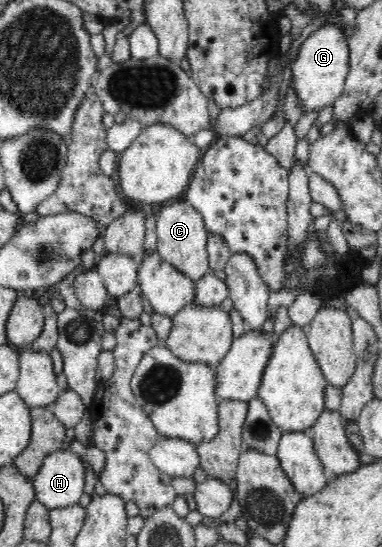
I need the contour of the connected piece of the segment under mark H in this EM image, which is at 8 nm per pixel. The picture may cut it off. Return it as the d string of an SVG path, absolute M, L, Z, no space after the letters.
M59 448L49 454L41 463L37 475L32 478L35 499L50 510L55 508L67 507L77 504L79 497L83 495L85 487L85 466L83 460L79 458L77 452L73 450Z

